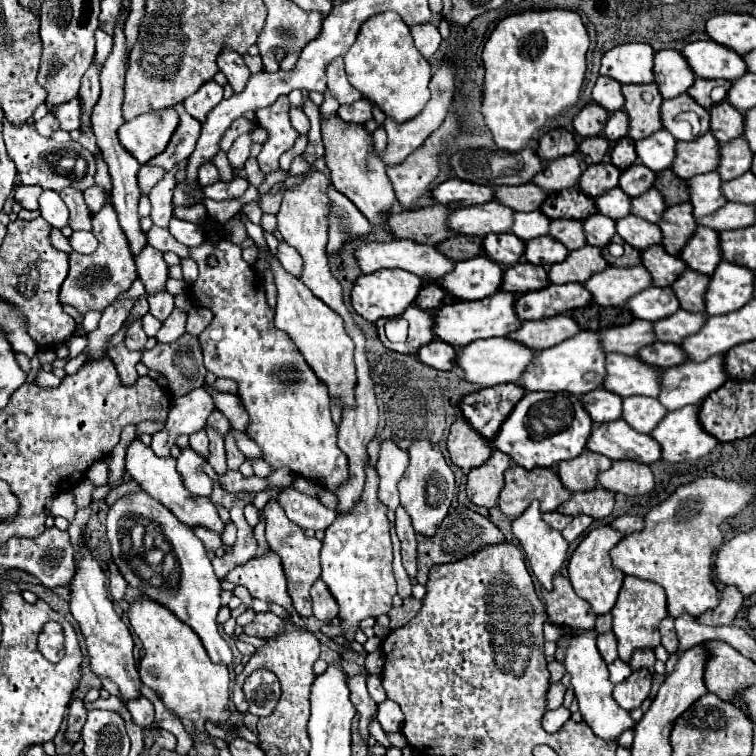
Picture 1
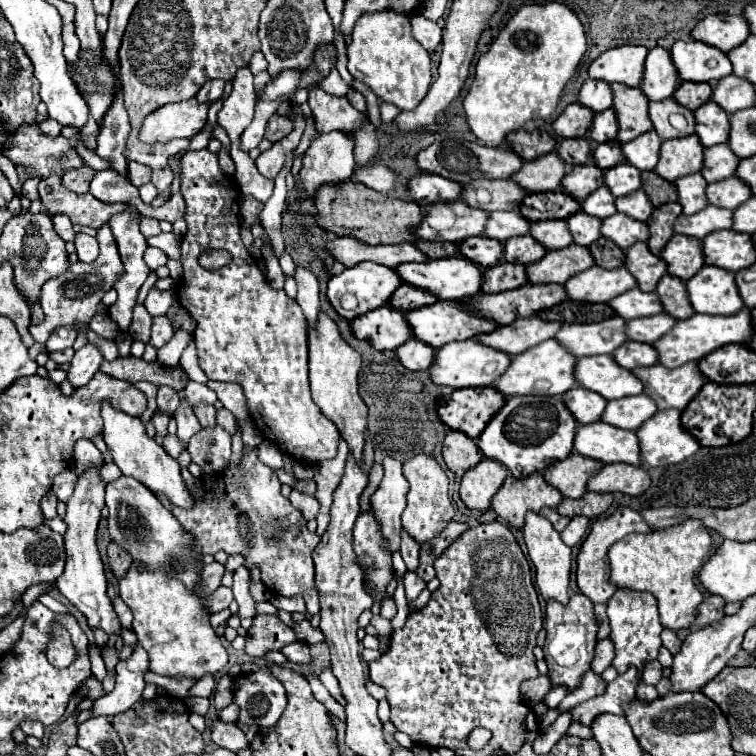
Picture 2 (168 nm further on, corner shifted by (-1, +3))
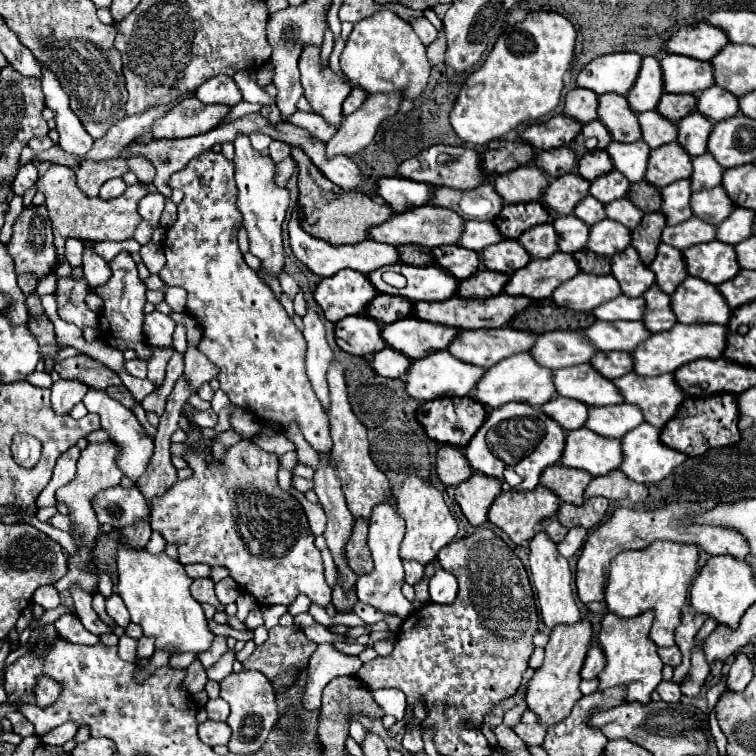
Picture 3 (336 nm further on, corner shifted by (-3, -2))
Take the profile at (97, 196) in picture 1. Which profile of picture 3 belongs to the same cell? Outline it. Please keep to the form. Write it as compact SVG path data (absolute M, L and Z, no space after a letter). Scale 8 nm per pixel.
M112 178L112 180L108 180L108 182L102 184L102 188L100 188L100 198L104 198L104 200L112 200L112 198L122 196L124 190L126 190L124 180L122 180L122 178Z

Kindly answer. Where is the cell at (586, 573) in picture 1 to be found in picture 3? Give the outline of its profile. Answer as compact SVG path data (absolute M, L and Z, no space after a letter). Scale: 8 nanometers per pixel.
M706 500L696 504L668 504L662 510L630 510L630 508L616 508L610 520L600 524L586 540L578 568L576 568L576 588L578 598L584 604L590 602L602 602L604 600L604 584L606 584L606 570L614 556L618 556L624 550L640 550L656 540L670 540L670 542L684 542L684 544L696 544L698 548L706 550L708 554L730 554L738 560L744 560L748 556L748 544L746 540L728 528L716 528L716 526L702 526L688 522L688 516L692 512L702 512L706 508L716 506L718 500Z

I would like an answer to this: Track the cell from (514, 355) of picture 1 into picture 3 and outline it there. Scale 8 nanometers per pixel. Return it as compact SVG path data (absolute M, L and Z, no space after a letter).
M444 350L444 352L434 352L432 356L414 360L410 370L406 372L404 380L406 380L406 390L412 398L434 400L434 398L442 398L442 396L472 394L472 388L476 388L476 380L480 380L480 376L484 376L484 372L486 372L486 368L478 368L474 364L462 364L460 360L456 360L456 356L452 356L448 350Z

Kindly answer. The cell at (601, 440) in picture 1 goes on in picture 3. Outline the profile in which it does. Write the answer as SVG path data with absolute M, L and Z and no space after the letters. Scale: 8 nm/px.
M580 428L568 432L560 462L568 468L578 468L590 472L592 476L602 476L620 468L622 458L620 440L600 436L588 428Z

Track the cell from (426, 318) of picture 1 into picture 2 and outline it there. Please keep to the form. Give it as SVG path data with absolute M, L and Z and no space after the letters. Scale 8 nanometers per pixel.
M390 305L354 317L350 327L356 339L368 341L378 351L394 351L394 347L400 347L406 339L412 339L410 327L402 323L402 311L394 311Z

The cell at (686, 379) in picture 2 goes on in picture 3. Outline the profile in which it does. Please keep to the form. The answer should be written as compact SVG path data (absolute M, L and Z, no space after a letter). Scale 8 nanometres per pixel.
M630 372L626 376L616 378L614 384L620 388L624 400L640 406L646 422L658 428L662 428L668 420L672 420L676 408L680 408L680 404L686 398L684 392L680 392L680 388L672 384L672 374L644 378Z

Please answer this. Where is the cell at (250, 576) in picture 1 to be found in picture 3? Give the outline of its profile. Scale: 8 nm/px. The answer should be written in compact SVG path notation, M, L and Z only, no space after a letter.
M226 577L216 584L216 596L224 606L236 602L240 593L240 586L231 577Z

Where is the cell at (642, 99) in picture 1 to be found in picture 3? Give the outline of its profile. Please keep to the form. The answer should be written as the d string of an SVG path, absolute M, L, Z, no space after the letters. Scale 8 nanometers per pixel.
M602 94L598 106L598 120L610 130L616 142L638 142L640 126L638 116L628 108L628 100L622 94Z

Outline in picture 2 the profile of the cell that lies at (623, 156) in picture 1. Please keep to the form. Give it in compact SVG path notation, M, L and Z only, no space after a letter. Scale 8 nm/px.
M608 141L608 143L596 145L594 151L592 151L592 159L594 159L594 165L600 167L602 171L606 171L610 167L616 167L622 161L626 161L626 159L622 159L622 151L620 151L618 141Z

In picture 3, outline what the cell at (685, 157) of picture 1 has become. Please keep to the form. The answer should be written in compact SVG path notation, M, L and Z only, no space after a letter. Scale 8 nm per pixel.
M678 142L664 144L650 152L646 182L664 188L676 180L692 176L692 158Z

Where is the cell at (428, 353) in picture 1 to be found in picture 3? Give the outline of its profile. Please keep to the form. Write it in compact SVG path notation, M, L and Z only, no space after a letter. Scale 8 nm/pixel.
M392 348L376 352L372 360L372 368L386 378L404 376L404 372L408 372L408 364L412 364L412 360L408 360L408 356L400 356L400 352L392 352Z

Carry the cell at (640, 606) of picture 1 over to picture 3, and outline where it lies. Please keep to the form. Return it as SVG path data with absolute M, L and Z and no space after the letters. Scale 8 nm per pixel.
M608 612L602 618L602 630L598 634L598 642L608 658L608 664L598 674L600 690L626 684L628 702L634 702L634 700L644 702L644 704L650 702L652 690L662 680L662 660L658 656L658 648L656 644L652 644L652 640L648 640L648 628L652 628L652 620L654 620L652 612L644 612L640 616L634 616L632 620L620 620L618 616L612 616L612 612Z

